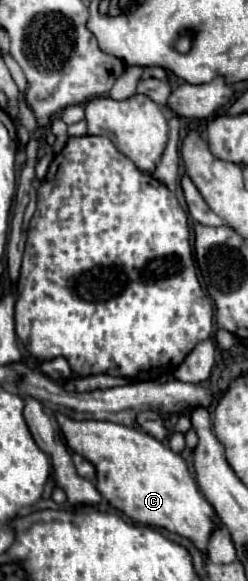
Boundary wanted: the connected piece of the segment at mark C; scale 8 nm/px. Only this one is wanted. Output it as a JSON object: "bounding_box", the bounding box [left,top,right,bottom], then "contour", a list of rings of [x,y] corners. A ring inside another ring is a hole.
{"bounding_box":[57,414,219,554],"contour":[[[59,414],[57,420],[69,448],[89,458],[89,462],[97,468],[97,490],[113,508],[129,516],[133,522],[165,528],[185,536],[203,554],[207,554],[209,538],[219,528],[215,522],[215,510],[199,494],[181,454],[173,452],[157,438],[129,426],[97,420],[77,422],[63,414]]]}

